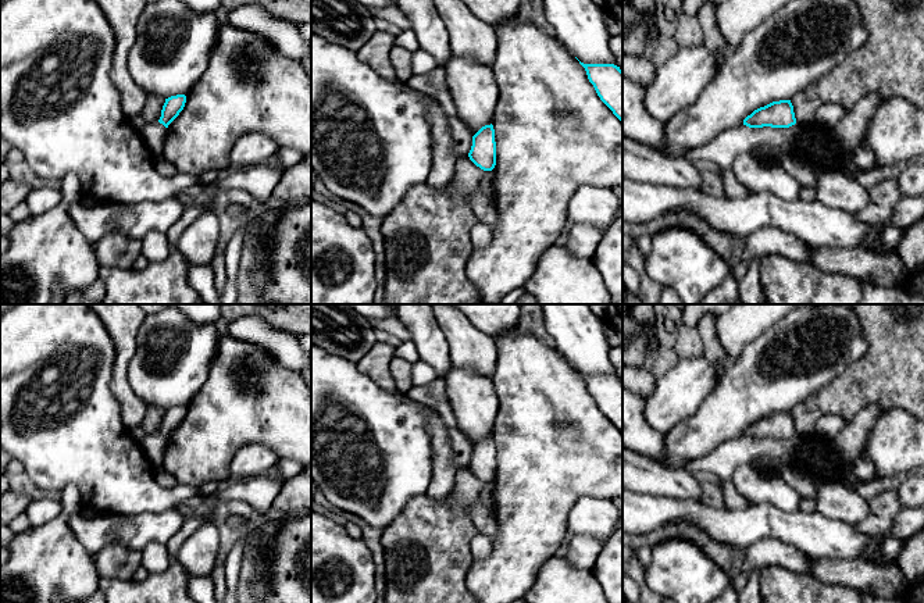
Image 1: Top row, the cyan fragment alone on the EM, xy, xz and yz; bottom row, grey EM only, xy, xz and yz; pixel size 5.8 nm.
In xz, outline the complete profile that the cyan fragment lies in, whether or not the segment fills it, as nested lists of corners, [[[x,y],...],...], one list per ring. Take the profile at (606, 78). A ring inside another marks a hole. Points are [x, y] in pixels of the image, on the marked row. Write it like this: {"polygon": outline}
{"polygon": [[[579,64],[600,100],[622,122],[622,71],[614,64]]]}

